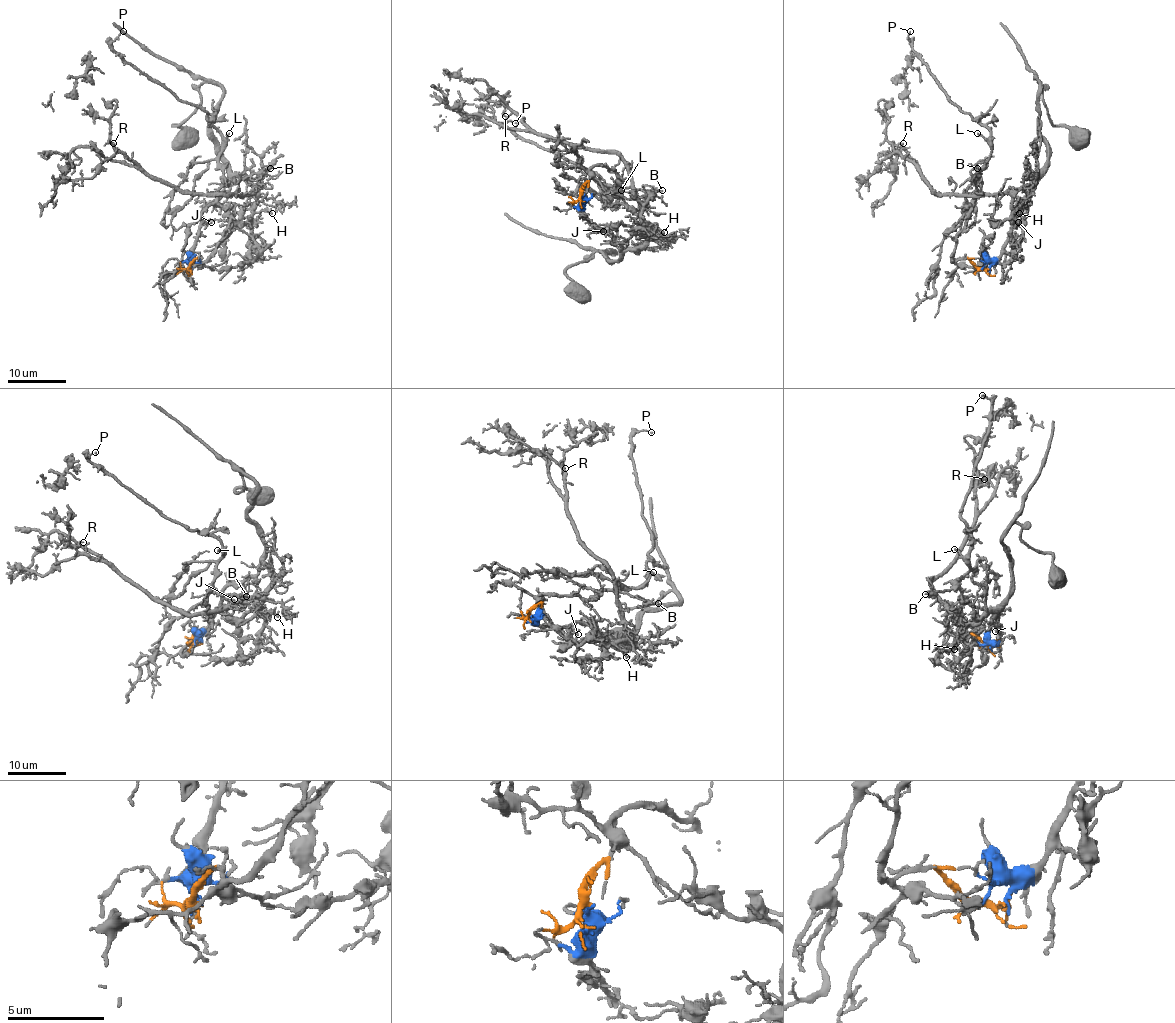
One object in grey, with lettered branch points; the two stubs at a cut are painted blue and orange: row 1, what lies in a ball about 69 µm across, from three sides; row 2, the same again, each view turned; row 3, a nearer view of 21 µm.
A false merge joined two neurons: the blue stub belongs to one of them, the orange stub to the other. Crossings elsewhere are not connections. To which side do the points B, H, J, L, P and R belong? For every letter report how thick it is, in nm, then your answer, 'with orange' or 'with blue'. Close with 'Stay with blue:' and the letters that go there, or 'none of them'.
B: calibre 130 nm; with orange
H: calibre 140 nm; with blue
J: calibre 90 nm; with blue
L: calibre 90 nm; with orange
P: calibre 100 nm; with orange
R: calibre 90 nm; with blue
Stay with blue: H, J, R

